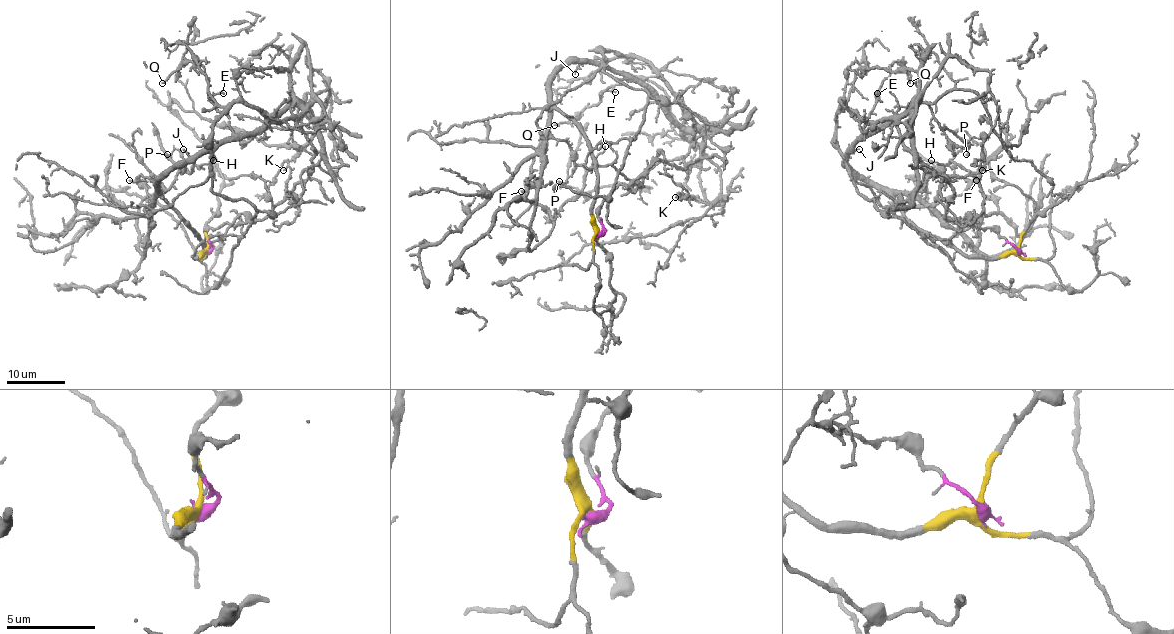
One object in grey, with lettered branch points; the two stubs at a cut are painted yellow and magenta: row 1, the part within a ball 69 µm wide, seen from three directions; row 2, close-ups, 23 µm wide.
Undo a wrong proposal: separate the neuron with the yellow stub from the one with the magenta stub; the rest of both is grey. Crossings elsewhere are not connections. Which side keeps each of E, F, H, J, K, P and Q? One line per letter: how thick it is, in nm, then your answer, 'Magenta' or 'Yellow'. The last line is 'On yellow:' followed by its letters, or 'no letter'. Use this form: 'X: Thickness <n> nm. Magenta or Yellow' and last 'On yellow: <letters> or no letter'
E: Thickness 140 nm. Yellow
F: Thickness 140 nm. Yellow
H: Thickness 90 nm. Yellow
J: Thickness 120 nm. Yellow
K: Thickness 100 nm. Magenta
P: Thickness 110 nm. Yellow
Q: Thickness 100 nm. Yellow
On yellow: E, F, H, J, P, Q

